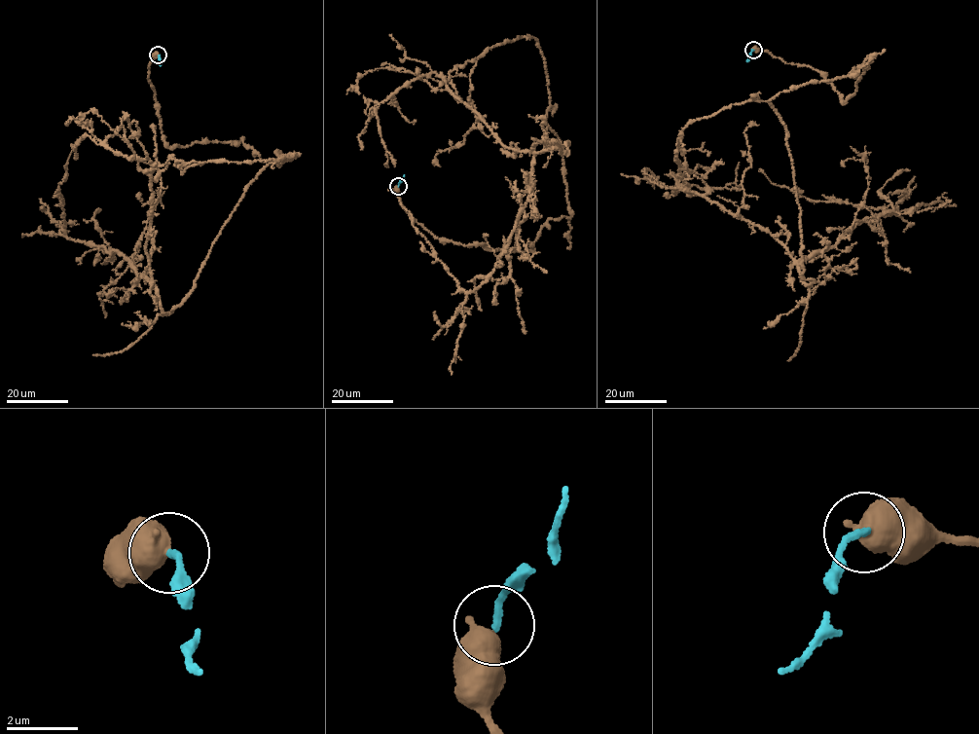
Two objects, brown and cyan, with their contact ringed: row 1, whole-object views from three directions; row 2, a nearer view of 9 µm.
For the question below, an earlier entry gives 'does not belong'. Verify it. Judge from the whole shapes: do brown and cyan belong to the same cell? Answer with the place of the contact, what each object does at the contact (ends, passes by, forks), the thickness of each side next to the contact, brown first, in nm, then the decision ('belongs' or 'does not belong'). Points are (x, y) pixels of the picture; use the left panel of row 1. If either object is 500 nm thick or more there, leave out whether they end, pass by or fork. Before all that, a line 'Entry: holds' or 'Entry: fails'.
Entry: holds
(158, 55) | 650/190 nm | does not belong

